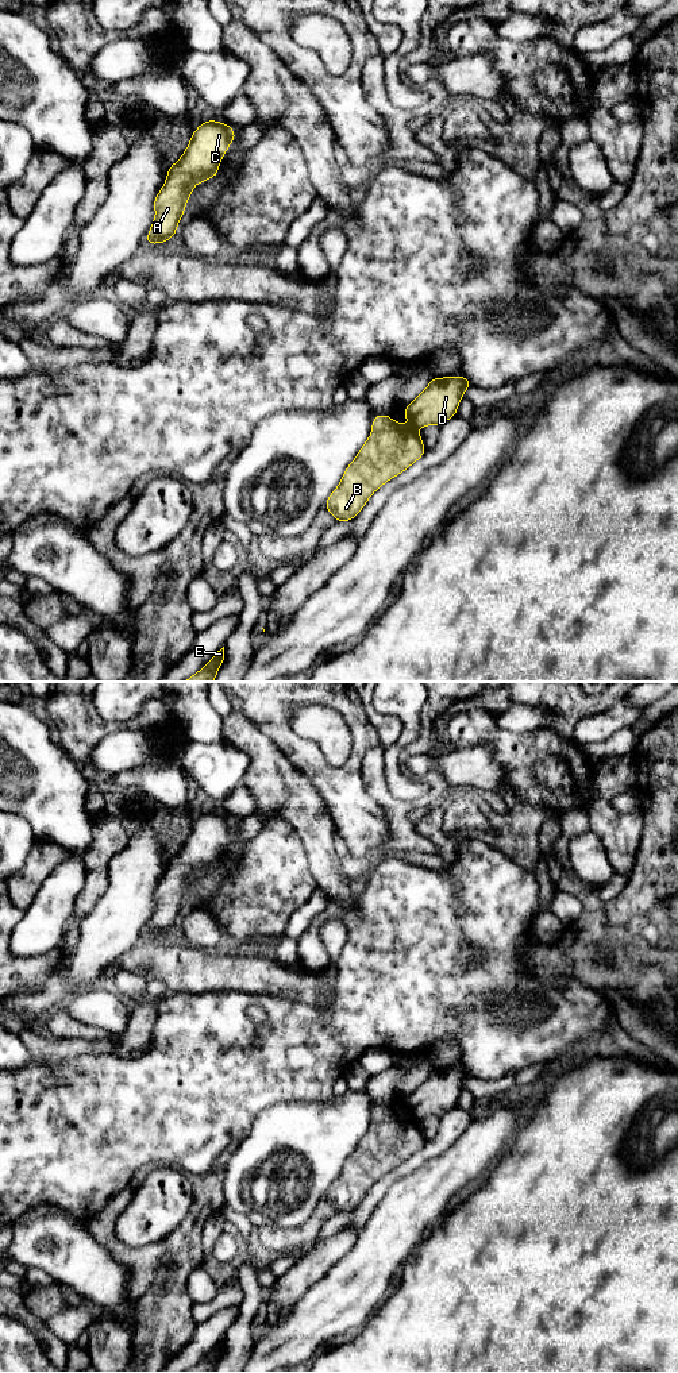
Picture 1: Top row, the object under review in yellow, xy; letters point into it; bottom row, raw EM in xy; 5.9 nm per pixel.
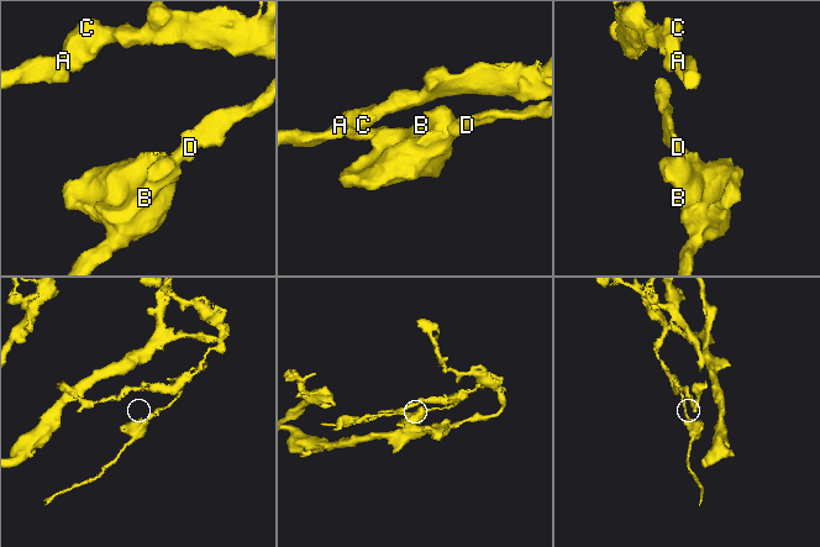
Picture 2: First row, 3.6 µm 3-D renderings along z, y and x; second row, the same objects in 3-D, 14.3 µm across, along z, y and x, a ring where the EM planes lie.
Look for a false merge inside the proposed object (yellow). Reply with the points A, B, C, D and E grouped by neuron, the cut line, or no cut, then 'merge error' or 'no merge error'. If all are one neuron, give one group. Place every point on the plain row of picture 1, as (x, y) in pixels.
A C D / B E; cut in xy along (411, 1117), (416, 1121); merge error

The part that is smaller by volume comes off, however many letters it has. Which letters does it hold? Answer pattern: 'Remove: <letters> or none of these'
Remove: B, E

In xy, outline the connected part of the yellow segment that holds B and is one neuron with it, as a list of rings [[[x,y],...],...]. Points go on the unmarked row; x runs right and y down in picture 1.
[[[389,1106],[373,1110],[371,1126],[346,1160],[324,1197],[335,1212],[350,1212],[385,1173],[420,1150],[425,1138],[416,1119],[404,1119]]]

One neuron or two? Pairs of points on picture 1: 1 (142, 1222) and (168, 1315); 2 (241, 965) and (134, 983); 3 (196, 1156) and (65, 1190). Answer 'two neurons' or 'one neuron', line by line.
1: two neurons
2: two neurons
3: one neuron

